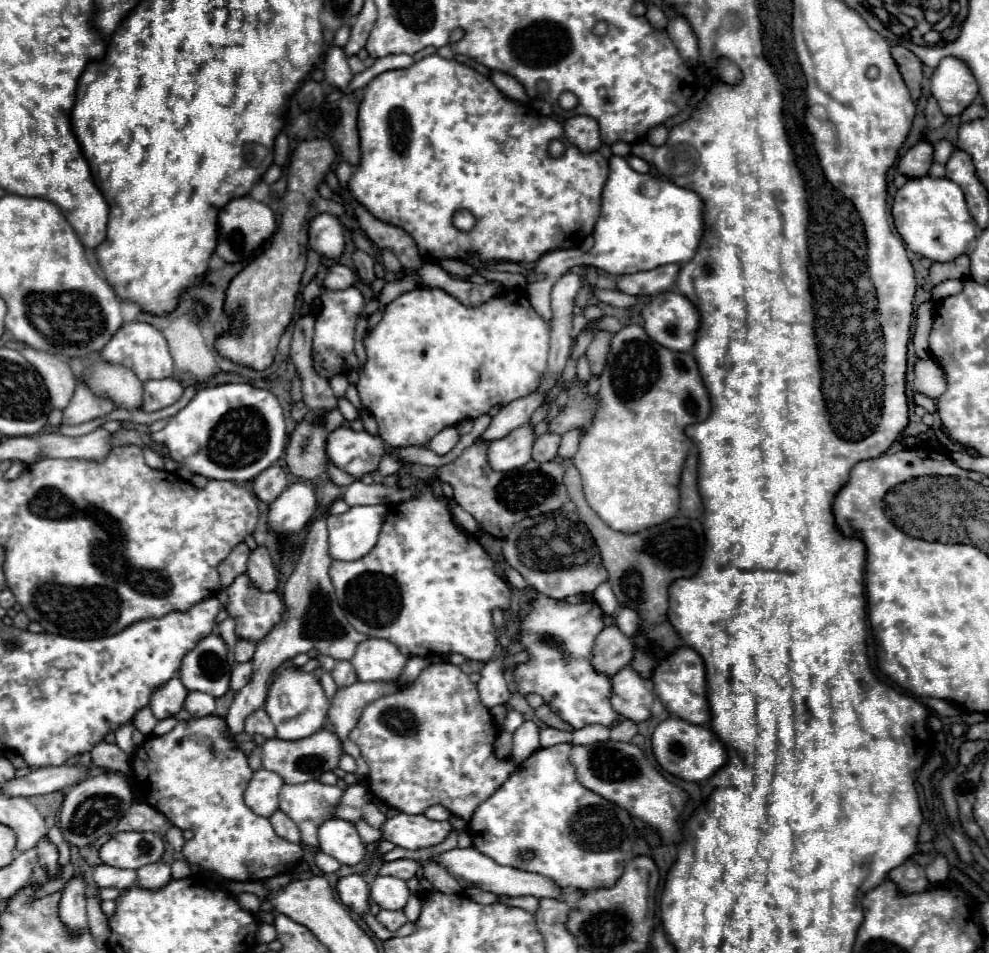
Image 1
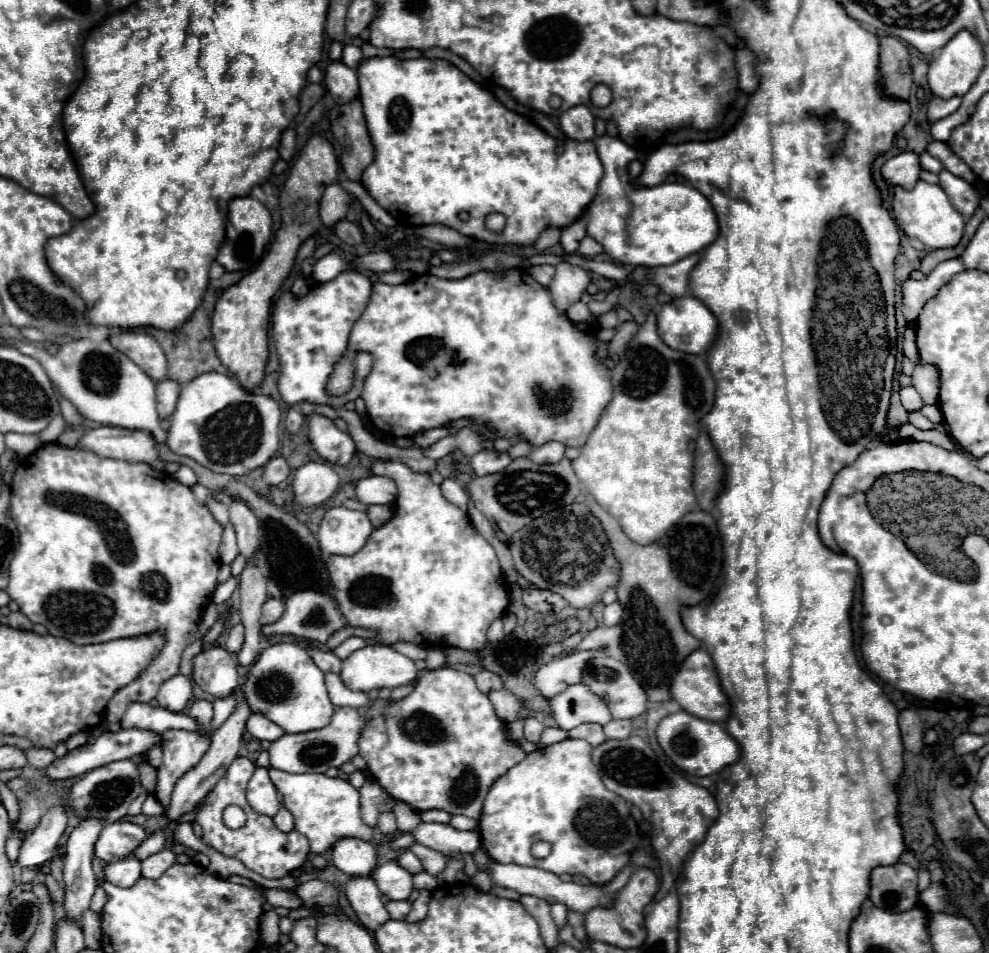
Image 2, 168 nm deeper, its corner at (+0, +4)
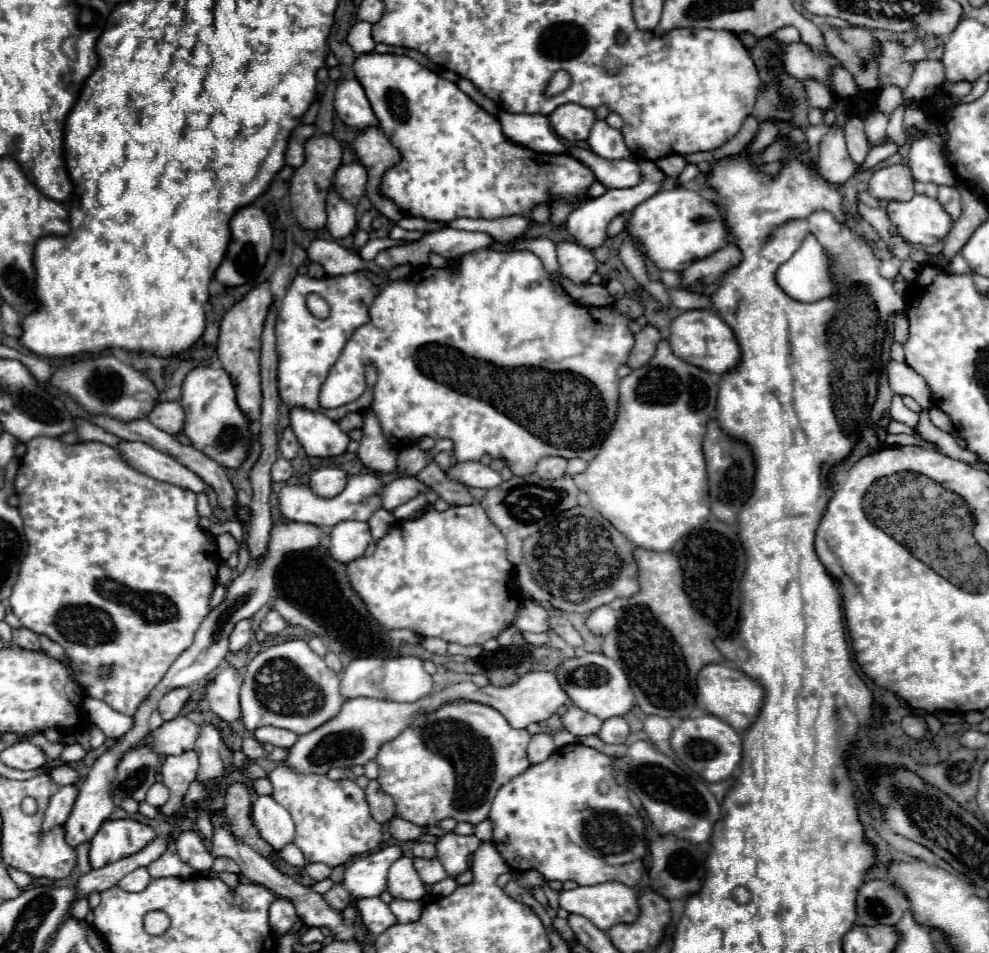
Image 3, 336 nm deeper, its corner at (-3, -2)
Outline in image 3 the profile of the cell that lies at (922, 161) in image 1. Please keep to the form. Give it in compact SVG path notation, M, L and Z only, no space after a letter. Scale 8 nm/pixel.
M890 165L874 171L868 181L868 193L880 201L910 201L914 197L914 179L906 165Z

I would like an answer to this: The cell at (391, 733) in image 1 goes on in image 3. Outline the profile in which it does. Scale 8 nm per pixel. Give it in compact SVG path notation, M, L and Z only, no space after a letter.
M446 703L380 747L378 783L392 795L400 819L422 827L438 825L446 817L476 825L488 819L498 789L530 767L526 757L530 739L526 729L516 731L488 705Z

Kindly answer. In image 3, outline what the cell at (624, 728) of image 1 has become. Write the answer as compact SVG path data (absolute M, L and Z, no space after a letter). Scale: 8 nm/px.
M614 717L614 719L606 719L602 723L602 729L600 729L598 737L604 743L626 743L628 733L630 733L628 723L622 717Z

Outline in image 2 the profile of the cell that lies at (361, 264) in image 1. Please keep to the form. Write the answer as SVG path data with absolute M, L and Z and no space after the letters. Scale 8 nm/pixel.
M339 221L335 225L335 233L337 237L341 237L343 243L351 245L351 247L357 247L363 243L363 231L357 223L349 223L349 221Z

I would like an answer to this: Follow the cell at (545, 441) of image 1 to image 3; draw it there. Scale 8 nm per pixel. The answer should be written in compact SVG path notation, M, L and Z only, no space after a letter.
M544 457L536 467L536 475L542 479L560 479L564 473L566 473L566 459L562 457Z

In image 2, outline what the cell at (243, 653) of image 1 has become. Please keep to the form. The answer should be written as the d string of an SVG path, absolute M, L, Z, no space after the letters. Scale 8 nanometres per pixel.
M233 625L231 631L229 631L229 637L227 637L227 649L231 653L237 653L241 647L243 647L243 639L245 639L245 633L243 633L243 625Z

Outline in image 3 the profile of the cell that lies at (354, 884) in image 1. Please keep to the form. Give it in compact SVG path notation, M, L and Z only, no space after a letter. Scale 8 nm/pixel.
M370 897L370 899L358 899L356 909L362 915L364 927L376 937L384 933L388 927L396 923L390 907L380 899L380 897Z

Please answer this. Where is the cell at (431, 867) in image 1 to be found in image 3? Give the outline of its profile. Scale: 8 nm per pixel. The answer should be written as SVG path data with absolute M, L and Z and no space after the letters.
M416 841L416 843L414 843L412 853L414 853L414 857L432 859L432 857L436 857L436 847L434 847L432 843L420 843L420 841Z

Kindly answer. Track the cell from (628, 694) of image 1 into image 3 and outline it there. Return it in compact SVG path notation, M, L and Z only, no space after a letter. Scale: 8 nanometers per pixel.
M586 653L584 657L564 659L556 669L556 679L558 683L562 683L562 689L576 707L600 719L622 717L634 705L634 693L630 689L626 673L618 667L618 663L614 663L614 659L602 653Z

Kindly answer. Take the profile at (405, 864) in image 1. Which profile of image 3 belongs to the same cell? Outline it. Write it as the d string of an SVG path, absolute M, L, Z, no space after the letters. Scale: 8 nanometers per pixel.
M436 857L434 859L414 859L414 867L426 885L434 885L446 879L446 871Z

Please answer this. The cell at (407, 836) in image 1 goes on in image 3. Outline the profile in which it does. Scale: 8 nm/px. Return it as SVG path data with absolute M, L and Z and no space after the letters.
M446 833L444 837L440 837L436 843L436 849L438 849L438 859L444 865L446 873L450 877L464 873L478 845L480 845L480 839L476 835L462 837L456 833Z

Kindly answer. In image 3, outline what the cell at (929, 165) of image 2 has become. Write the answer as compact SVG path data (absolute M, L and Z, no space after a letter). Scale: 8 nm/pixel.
M928 135L910 139L908 167L916 181L930 181L936 185L956 183L954 171L944 155L944 147L934 143Z

